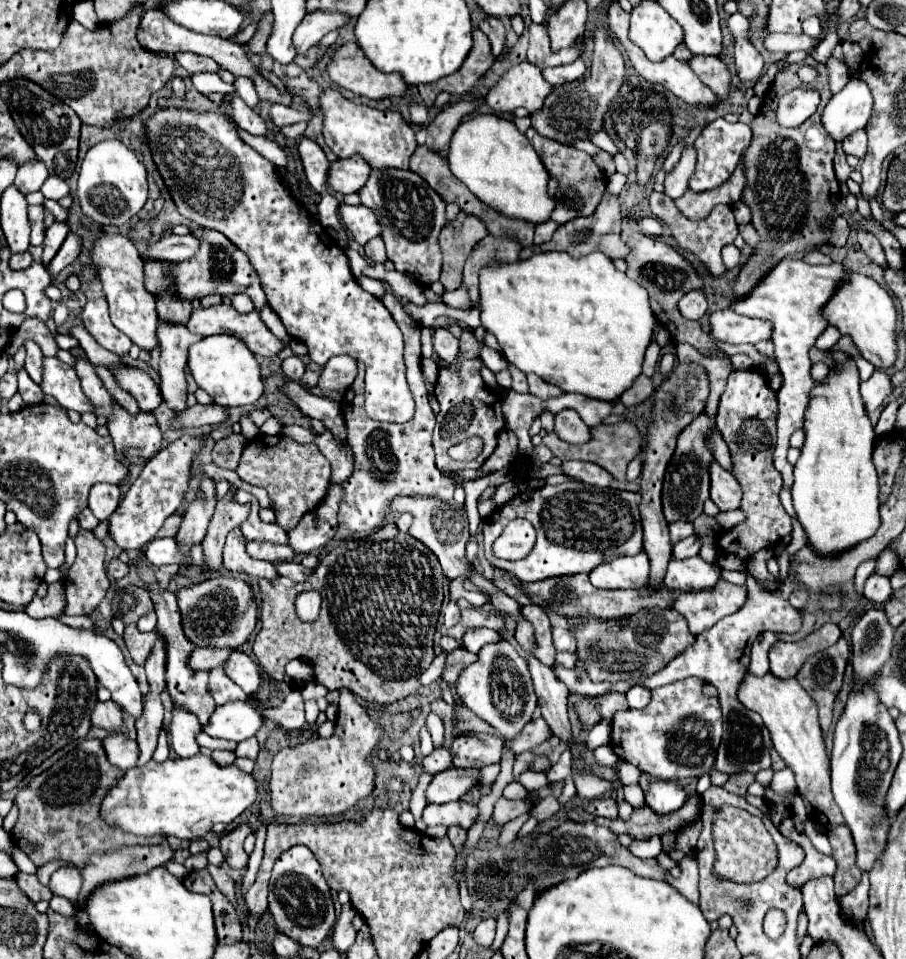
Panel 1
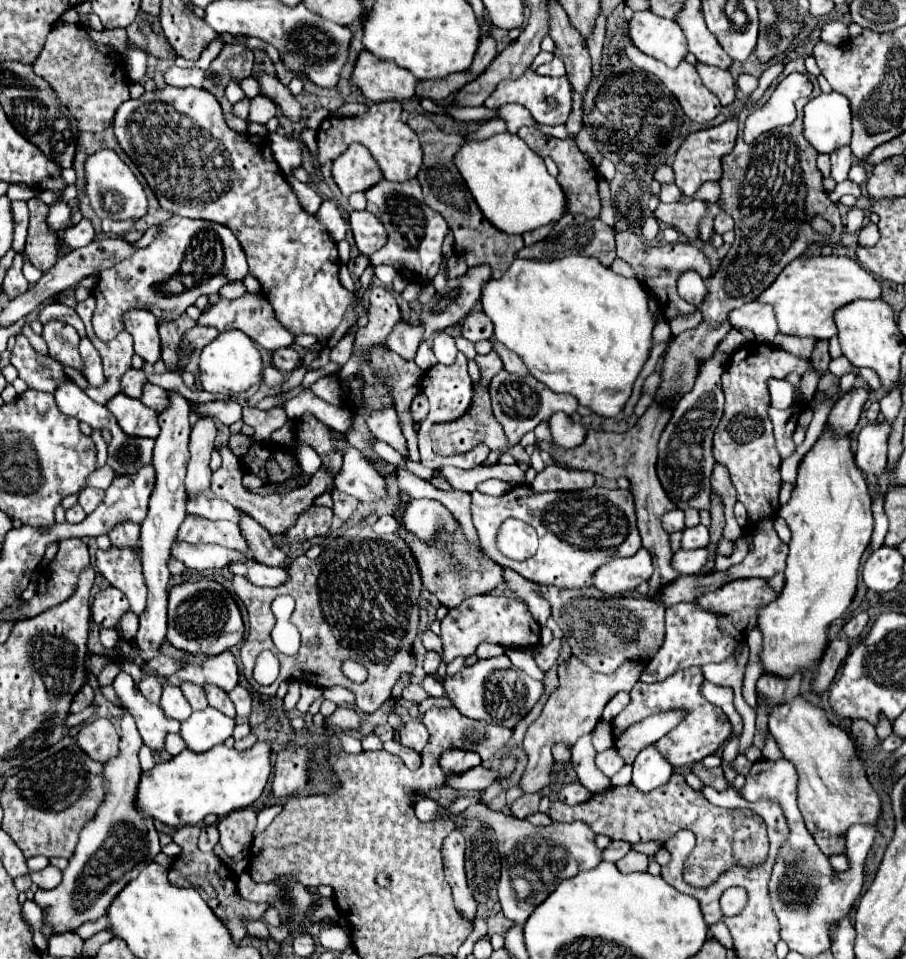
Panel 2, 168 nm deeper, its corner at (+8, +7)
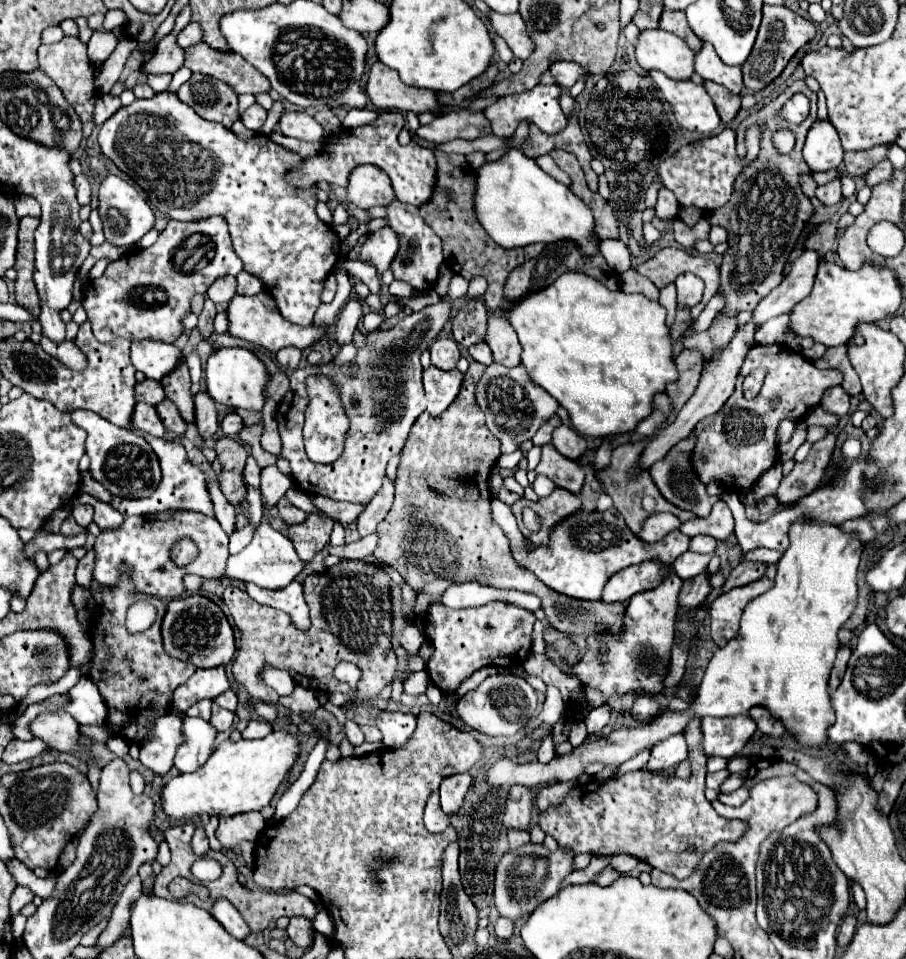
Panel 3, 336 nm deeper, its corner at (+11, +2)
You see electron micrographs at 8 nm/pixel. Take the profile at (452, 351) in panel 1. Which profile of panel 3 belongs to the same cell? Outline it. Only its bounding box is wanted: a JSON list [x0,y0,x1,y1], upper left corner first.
[431,338,461,370]

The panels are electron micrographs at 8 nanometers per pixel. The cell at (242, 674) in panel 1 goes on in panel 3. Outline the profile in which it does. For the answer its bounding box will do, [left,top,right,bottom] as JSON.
[173,666,229,712]

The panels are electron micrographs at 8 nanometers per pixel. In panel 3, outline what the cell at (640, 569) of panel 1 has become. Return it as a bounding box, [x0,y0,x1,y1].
[603,562,671,602]

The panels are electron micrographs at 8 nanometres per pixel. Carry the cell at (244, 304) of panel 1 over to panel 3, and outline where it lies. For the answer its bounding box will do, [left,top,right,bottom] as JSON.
[207,276,235,304]

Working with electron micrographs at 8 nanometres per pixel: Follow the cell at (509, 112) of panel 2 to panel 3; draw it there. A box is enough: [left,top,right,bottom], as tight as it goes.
[417,108,491,144]

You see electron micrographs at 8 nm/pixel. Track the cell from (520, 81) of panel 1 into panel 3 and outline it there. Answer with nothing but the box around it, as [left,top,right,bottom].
[485,84,567,138]

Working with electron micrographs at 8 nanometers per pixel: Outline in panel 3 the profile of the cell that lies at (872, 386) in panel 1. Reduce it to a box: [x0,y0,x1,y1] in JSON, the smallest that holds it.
[775,432,837,504]

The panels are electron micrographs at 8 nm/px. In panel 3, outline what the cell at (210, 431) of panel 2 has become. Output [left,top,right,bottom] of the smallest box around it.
[195,392,219,438]

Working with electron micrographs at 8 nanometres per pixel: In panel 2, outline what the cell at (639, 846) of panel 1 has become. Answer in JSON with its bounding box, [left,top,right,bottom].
[604,841,632,863]

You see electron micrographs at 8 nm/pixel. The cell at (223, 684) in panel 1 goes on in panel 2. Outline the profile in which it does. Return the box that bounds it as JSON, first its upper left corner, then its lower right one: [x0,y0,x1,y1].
[204,683,236,717]

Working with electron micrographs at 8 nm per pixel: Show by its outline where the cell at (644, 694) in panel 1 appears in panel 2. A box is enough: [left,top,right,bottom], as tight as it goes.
[602,691,630,721]

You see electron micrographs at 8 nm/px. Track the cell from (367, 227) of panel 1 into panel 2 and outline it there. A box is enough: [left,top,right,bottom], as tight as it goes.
[350,211,388,255]

